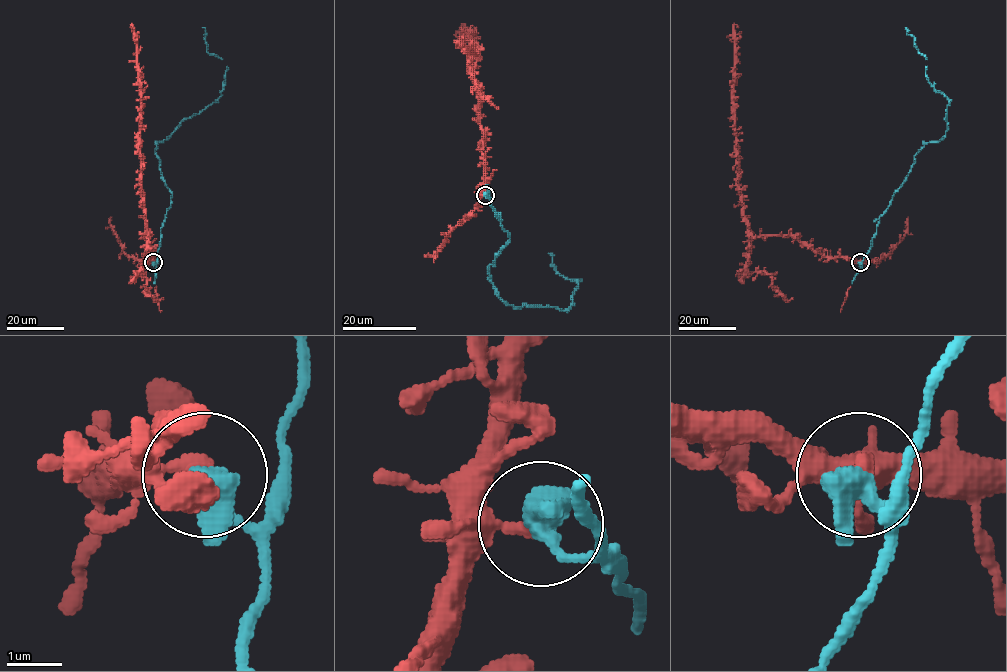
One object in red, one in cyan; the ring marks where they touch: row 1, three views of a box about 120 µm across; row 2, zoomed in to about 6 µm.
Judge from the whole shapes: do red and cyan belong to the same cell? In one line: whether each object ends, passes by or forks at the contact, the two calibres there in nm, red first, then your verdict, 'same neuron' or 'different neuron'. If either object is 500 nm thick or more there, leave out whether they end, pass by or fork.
red ends there; cyan passes by; 280 nm thick on the red side, 440 nm on the other; same neuron

